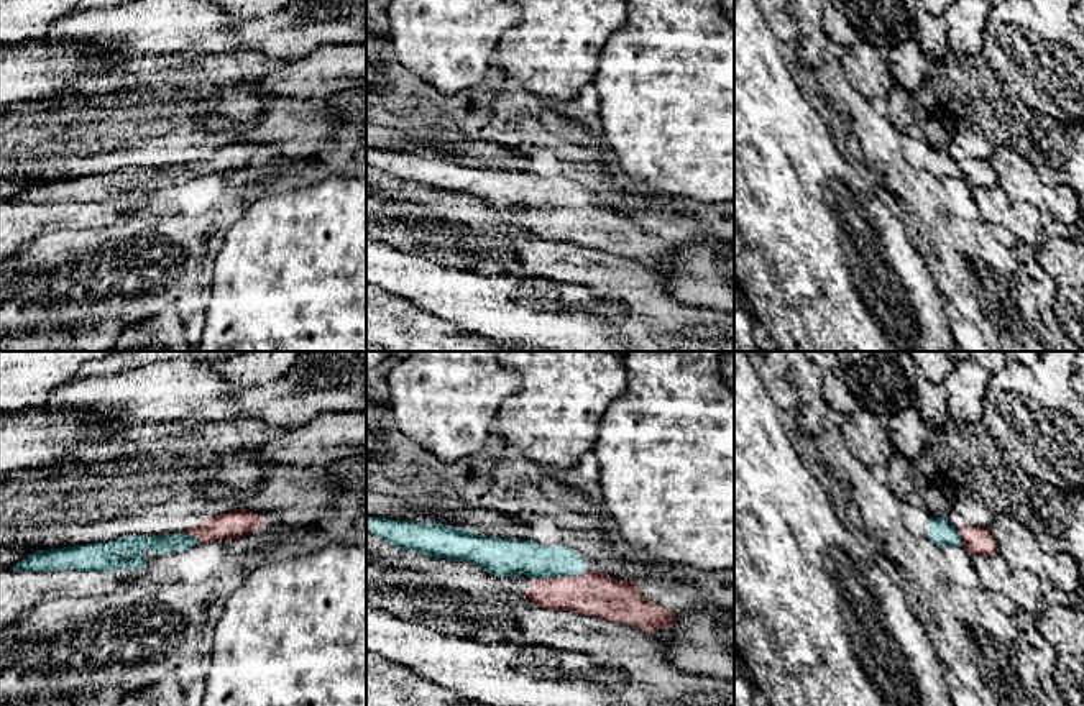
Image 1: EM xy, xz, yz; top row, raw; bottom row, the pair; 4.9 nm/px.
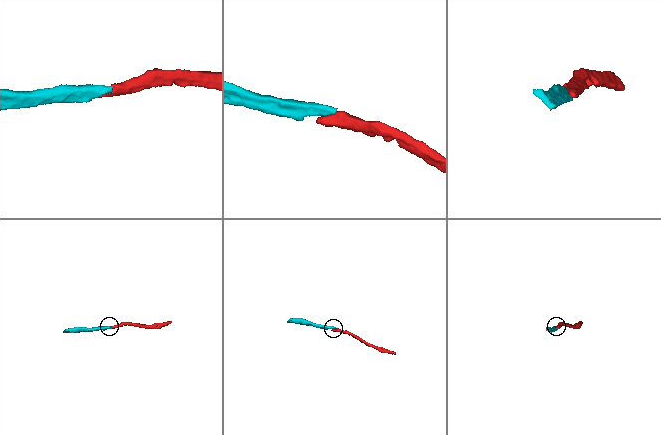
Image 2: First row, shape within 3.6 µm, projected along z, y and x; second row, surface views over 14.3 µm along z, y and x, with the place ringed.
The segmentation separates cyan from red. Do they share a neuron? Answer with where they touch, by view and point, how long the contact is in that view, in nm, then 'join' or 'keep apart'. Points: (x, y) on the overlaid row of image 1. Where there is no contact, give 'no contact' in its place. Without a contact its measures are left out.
contact xz (557, 575); length 170 nm; join

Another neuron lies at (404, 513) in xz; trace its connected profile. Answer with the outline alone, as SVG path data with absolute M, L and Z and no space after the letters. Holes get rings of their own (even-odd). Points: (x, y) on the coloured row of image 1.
M366 489L366 516L402 522L434 522L434 511L407 506L404 497L376 494Z

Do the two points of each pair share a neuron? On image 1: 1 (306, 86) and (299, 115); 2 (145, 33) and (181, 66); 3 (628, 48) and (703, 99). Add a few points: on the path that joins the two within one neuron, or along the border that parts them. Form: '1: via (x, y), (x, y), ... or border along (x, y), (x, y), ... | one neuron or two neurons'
1: border along (270, 96), (306, 100) | two neurons
2: border along (207, 55), (161, 56) | two neurons
3: via (646, 58), (685, 94) | one neuron

